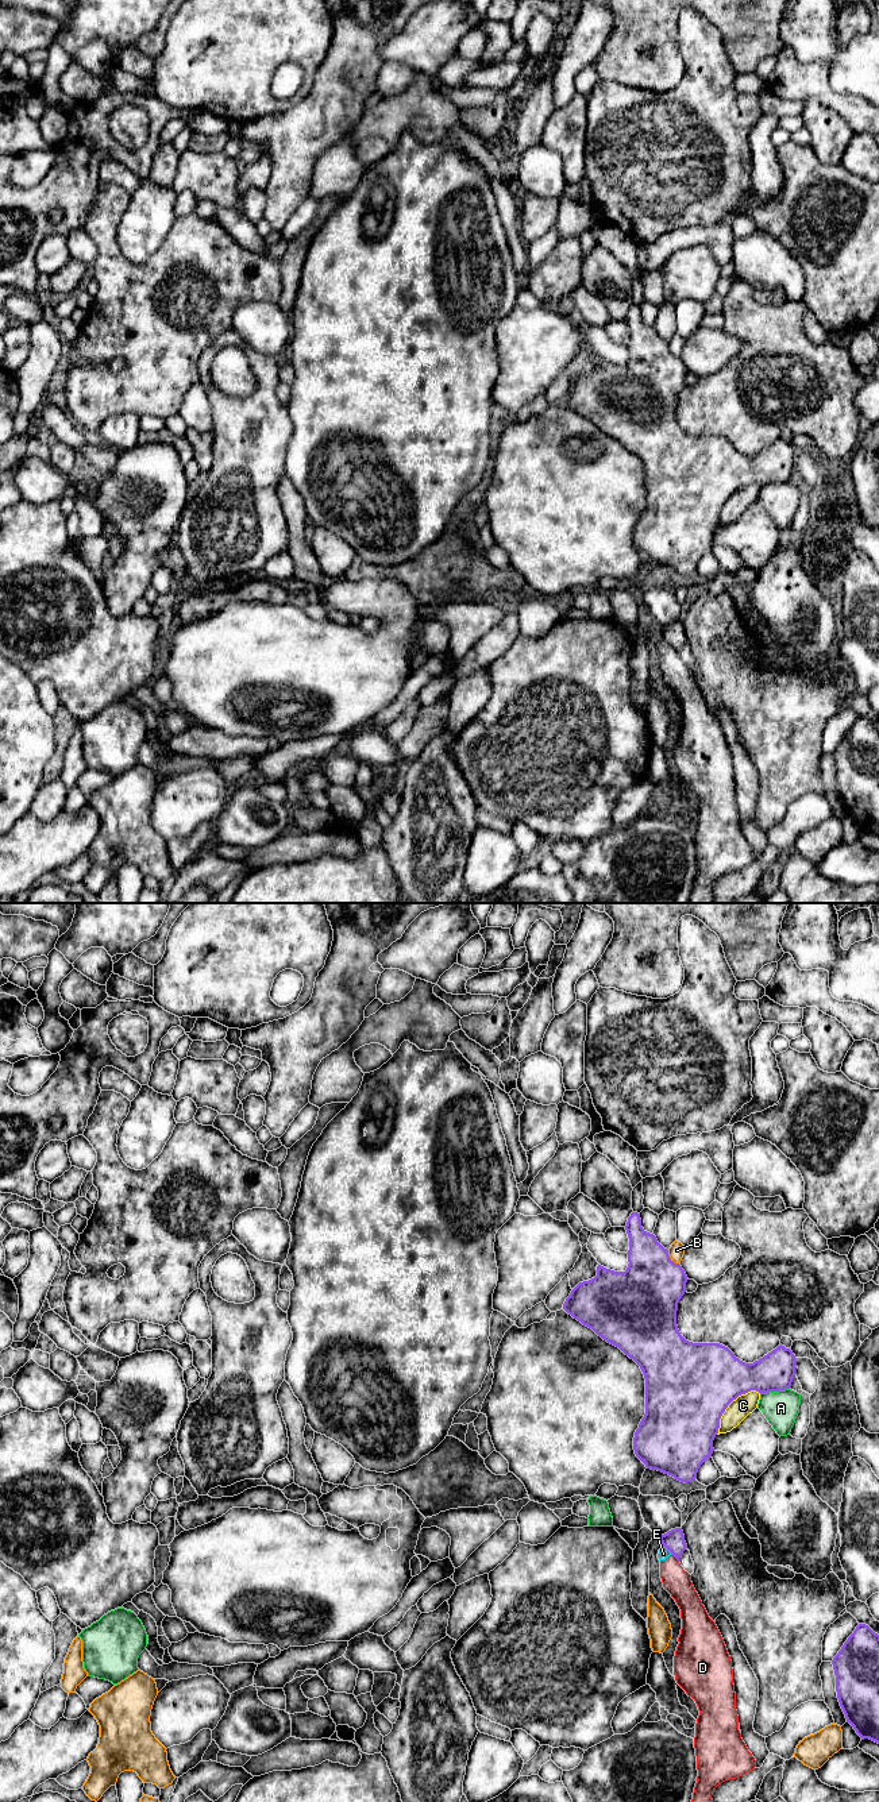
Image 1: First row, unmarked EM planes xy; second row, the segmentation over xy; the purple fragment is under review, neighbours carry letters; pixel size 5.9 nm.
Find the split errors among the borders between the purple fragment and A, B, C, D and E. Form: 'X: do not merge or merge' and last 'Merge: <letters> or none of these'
A: do not merge
B: do not merge
C: do not merge
D: do not merge
E: do not merge
Merge: none of these

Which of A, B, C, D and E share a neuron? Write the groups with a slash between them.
A / B / C / D E

